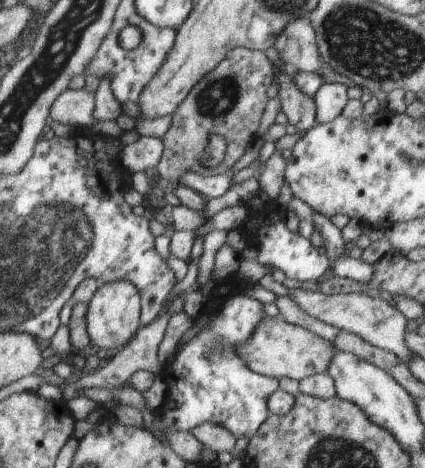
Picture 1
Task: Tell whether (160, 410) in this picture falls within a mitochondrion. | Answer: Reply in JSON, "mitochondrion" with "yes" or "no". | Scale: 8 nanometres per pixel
{"mitochondrion":"no"}

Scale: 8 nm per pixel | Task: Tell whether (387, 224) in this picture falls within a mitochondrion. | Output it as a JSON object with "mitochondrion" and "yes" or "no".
{"mitochondrion":"no"}

